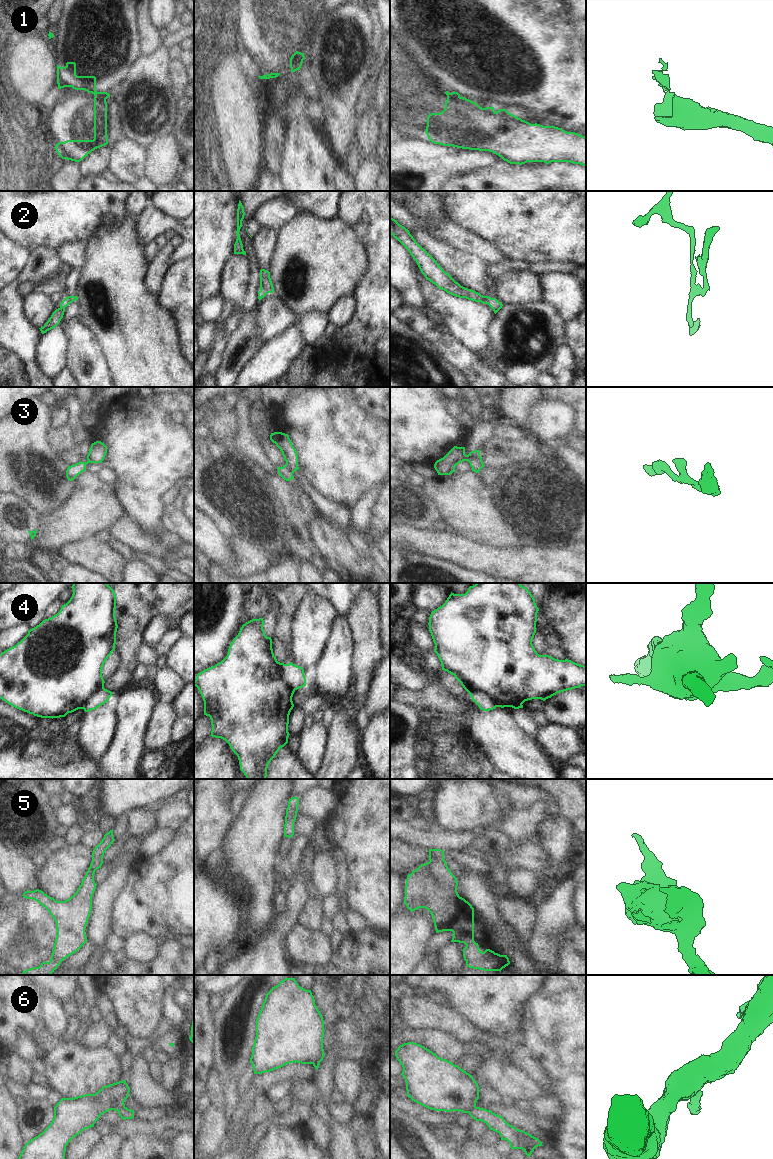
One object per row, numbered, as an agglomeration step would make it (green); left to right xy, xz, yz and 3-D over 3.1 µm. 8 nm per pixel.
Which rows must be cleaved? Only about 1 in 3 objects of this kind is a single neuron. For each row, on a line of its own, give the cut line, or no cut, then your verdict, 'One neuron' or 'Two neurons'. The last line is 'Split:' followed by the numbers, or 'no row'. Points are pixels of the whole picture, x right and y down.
1: Split along xy (95, 94), (106, 98). Two neurons
2: Split along yz (491, 298), (486, 303). Two neurons
3: Split along yz (479, 454), (468, 461). Two neurons
4: Split along xz (279, 663), (284, 670), (282, 678), (294, 690). Two neurons
5: No split. One neuron
6: Split along yz (475, 1106), (468, 1112). Two neurons
Split: 1, 2, 3, 4, 6.

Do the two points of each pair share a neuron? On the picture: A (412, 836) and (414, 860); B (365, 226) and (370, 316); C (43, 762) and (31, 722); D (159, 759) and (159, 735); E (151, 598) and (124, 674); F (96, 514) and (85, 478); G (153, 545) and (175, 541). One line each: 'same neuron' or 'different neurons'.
A: different neurons
B: same neuron
C: different neurons
D: different neurons
E: same neuron
F: same neuron
G: same neuron

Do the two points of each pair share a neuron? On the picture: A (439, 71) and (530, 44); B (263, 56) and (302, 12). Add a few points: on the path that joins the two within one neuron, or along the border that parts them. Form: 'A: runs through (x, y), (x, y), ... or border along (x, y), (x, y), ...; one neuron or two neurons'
A: runs through (465, 71), (477, 71), (494, 86), (507, 62); one neuron
B: runs through (269, 45), (291, 23); one neuron

